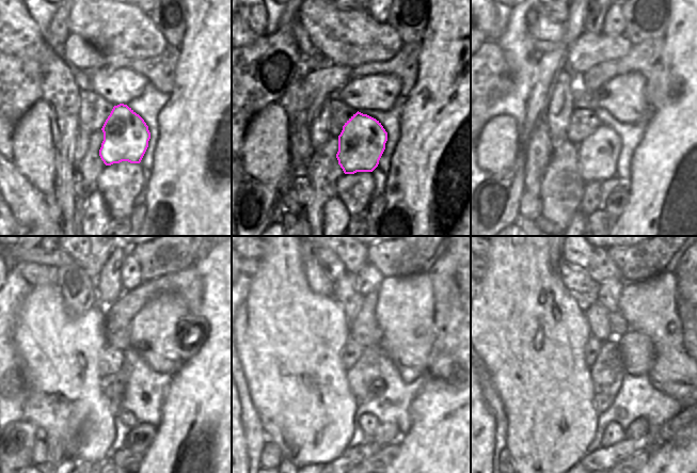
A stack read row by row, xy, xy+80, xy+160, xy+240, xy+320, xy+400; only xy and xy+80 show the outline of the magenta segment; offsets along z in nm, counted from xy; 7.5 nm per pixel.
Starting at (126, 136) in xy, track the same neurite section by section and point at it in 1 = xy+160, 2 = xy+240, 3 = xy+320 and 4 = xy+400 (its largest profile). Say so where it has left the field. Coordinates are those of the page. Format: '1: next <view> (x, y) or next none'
1: next xy+160 (598, 154)
2: next xy+240 (114, 391)
3: next xy+320 (368, 423)
4: next xy+400 (614, 434)

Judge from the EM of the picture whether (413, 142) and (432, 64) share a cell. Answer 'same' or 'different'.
same

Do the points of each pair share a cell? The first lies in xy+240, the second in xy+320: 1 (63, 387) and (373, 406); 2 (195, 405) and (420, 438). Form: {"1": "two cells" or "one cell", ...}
{"1": "two cells", "2": "one cell"}

